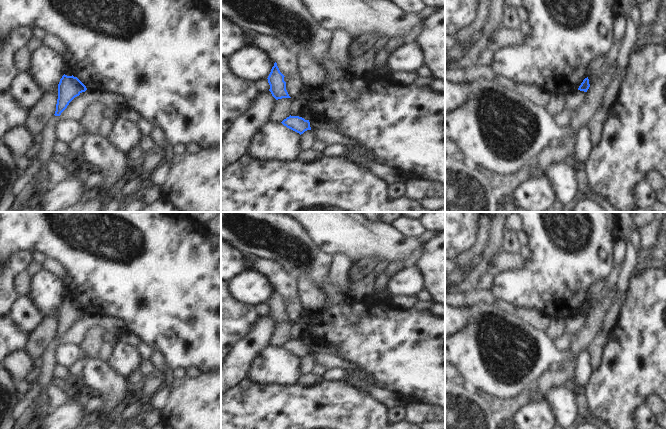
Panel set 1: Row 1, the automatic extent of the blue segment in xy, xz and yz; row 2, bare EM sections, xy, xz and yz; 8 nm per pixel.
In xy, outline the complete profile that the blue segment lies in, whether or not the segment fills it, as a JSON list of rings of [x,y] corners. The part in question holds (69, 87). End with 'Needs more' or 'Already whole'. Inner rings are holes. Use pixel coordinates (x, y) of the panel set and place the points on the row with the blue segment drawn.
[[[64,74],[58,84],[58,99],[54,115],[60,116],[69,103],[86,90],[86,86],[77,77]]]. Already whole

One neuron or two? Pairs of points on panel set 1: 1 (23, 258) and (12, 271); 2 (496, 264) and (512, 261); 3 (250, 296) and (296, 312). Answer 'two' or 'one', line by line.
1: one
2: one
3: two

